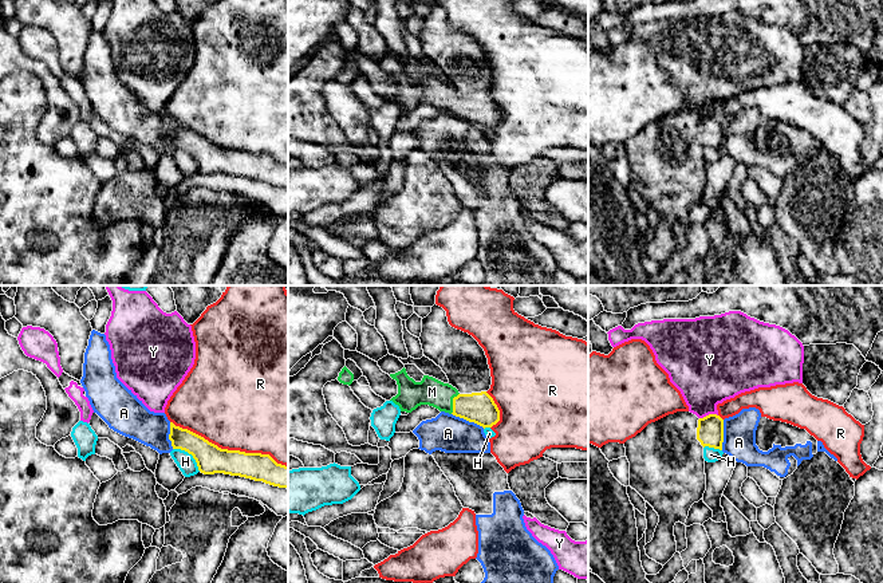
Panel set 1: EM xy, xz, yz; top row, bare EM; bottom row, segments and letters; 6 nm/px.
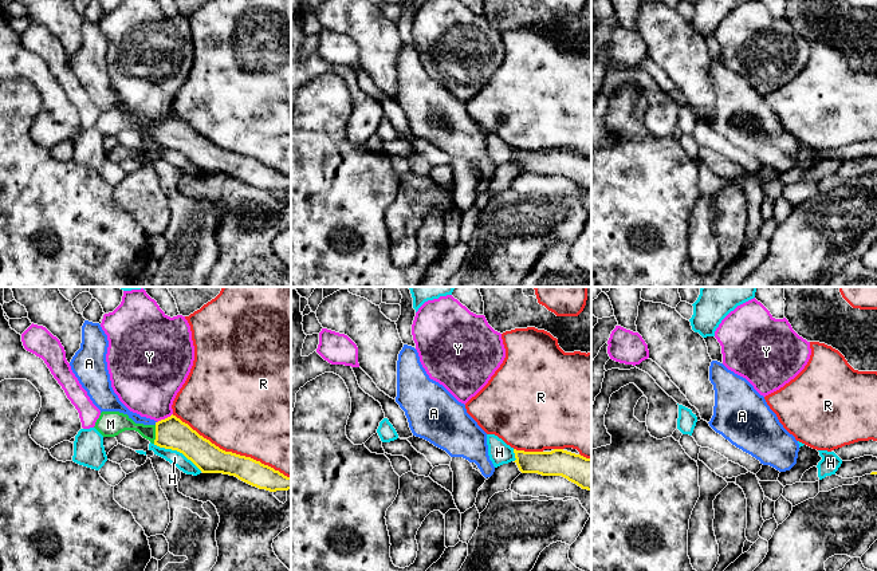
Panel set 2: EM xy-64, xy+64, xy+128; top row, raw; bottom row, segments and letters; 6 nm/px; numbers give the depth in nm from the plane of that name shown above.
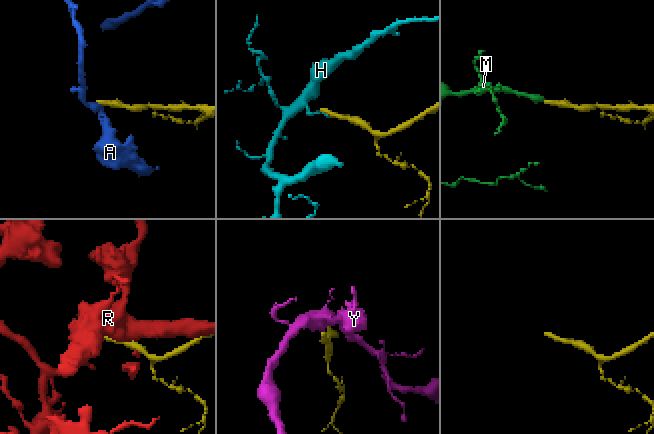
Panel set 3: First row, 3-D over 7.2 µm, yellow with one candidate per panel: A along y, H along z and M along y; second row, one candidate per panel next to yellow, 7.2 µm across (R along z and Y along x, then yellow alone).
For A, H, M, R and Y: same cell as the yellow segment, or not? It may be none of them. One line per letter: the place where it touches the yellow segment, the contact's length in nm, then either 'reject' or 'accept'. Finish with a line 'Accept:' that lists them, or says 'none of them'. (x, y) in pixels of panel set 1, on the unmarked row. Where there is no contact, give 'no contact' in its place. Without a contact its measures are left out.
A: meets yellow in xz at (468, 119); contact 220 nm long; reject
H: meets yellow in xy at (190, 153); contact 220 nm long; reject
M: meets yellow in xz at (453, 103); contact 140 nm long; accept
R: meets yellow in xy at (229, 150); contact 750 nm long; reject
Y: meets yellow in yz at (709, 114); contact 110 nm long; reject
Accept: M

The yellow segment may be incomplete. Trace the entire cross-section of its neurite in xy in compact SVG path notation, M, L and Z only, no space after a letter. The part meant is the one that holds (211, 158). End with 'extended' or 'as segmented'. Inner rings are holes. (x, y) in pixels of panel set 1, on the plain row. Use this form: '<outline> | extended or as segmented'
M170 122L173 149L181 149L193 155L198 170L204 174L224 173L287 188L288 166L277 164L269 154L245 153L221 149L204 137Z | as segmented

